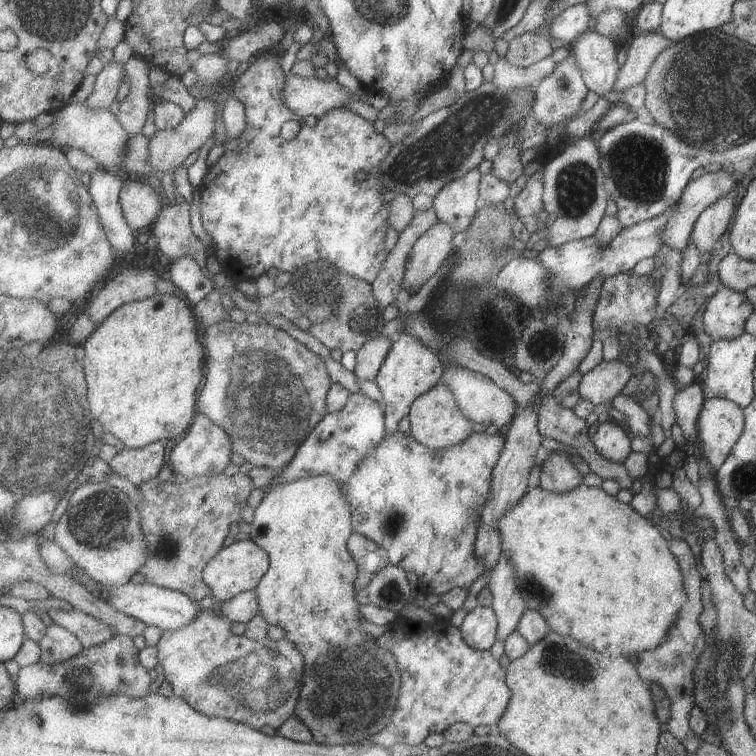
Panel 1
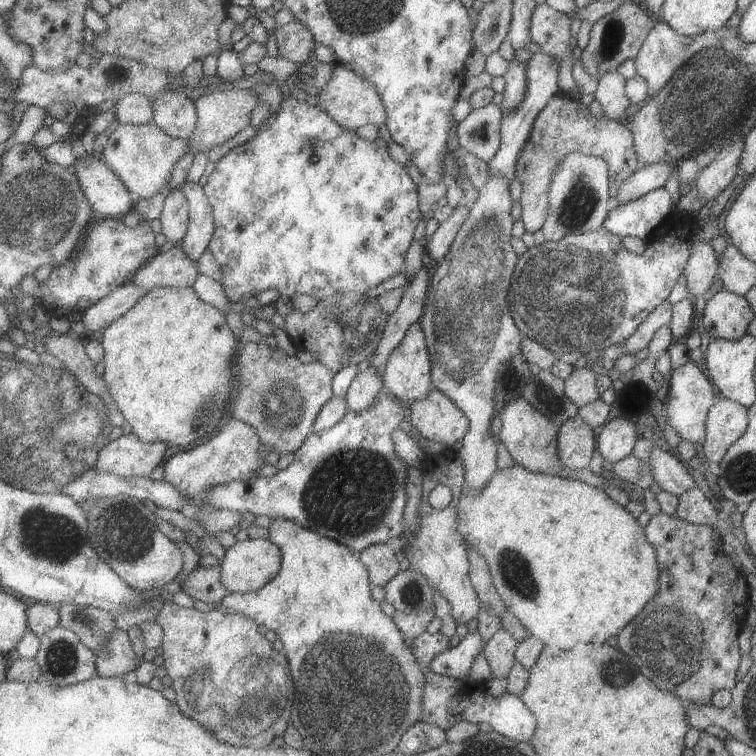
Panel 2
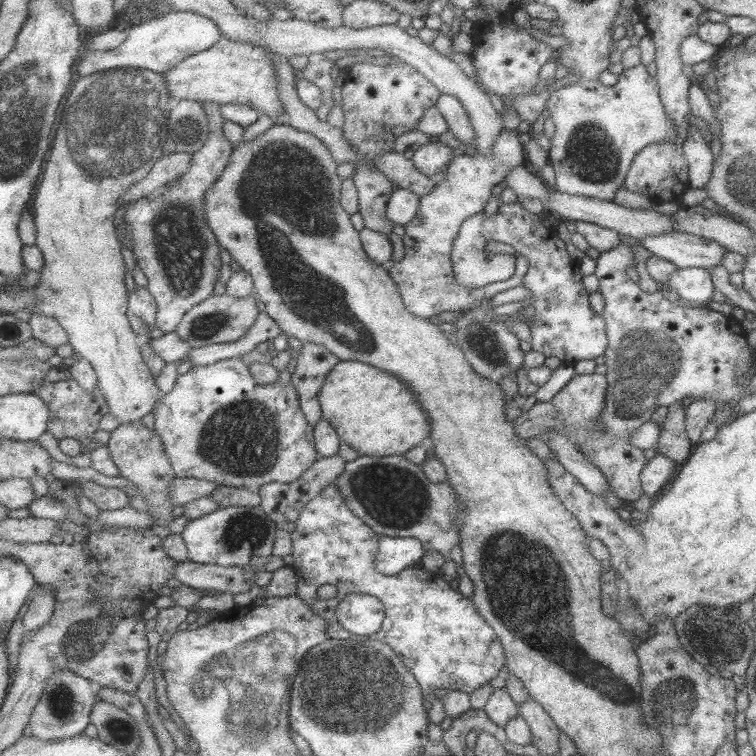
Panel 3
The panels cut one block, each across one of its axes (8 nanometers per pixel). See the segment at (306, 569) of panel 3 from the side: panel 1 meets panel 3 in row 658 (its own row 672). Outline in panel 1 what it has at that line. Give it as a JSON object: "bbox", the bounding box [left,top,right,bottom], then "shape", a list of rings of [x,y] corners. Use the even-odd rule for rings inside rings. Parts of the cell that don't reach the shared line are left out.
{"bbox":[371,617,512,747],"shape":[[[405,617],[389,624],[389,629],[376,641],[372,647],[379,645],[395,654],[401,671],[401,689],[399,689],[398,708],[390,725],[371,738],[373,743],[392,747],[395,745],[418,745],[430,734],[442,733],[454,723],[467,723],[472,727],[487,725],[495,728],[503,716],[512,692],[505,684],[506,672],[489,651],[478,651],[463,642],[462,633],[457,627],[449,624],[448,620],[438,618],[434,623],[422,625]]]}

